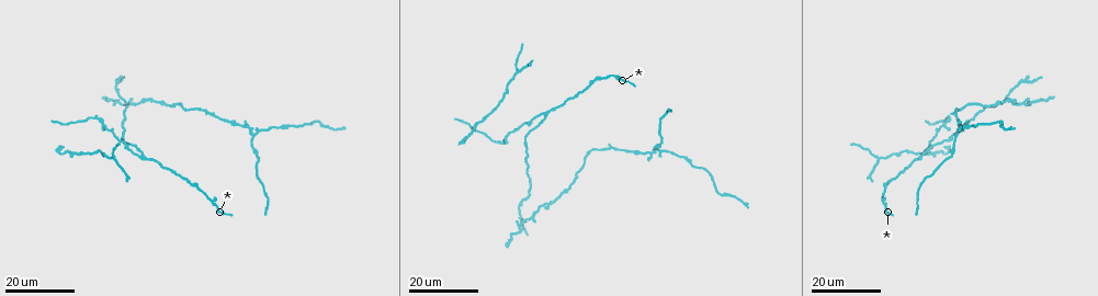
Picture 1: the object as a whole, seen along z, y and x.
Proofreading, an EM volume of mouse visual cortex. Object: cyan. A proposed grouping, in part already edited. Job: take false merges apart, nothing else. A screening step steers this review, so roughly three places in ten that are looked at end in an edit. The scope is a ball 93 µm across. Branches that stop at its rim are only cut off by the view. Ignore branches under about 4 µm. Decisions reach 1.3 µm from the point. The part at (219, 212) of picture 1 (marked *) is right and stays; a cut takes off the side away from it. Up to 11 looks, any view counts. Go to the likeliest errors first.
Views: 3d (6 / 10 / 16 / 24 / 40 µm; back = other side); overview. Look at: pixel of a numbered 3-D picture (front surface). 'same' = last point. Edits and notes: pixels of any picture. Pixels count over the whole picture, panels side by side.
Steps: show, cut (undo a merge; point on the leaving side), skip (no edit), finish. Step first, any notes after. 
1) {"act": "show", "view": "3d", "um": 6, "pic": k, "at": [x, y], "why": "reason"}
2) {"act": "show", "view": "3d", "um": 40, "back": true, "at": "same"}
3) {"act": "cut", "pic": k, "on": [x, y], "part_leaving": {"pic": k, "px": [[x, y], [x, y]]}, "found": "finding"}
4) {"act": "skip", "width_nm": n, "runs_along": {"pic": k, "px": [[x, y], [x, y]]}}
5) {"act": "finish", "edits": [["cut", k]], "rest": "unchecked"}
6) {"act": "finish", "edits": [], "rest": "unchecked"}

{"act": "show", "view": "3d", "um": 16, "pic": 1, "at": [923, 154], "why": "three-way junction"}

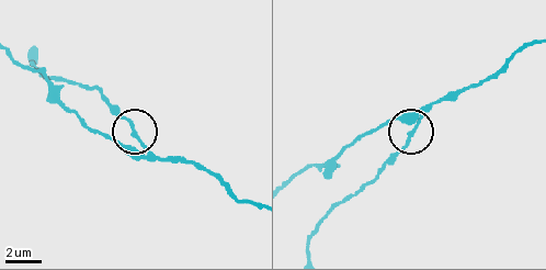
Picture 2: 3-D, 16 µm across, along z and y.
{"act": "show", "view": "3d", "um": 10, "pic": 2, "at": [414, 126]}

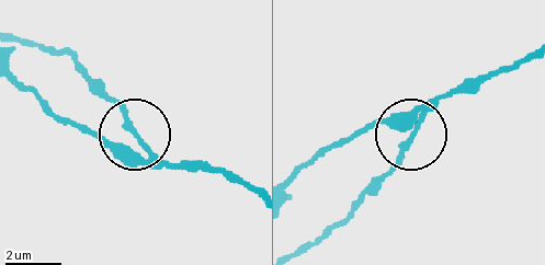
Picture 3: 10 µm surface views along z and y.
{"act": "show", "view": "3d", "um": 10, "back": true, "pic": 3, "at": [412, 134]}

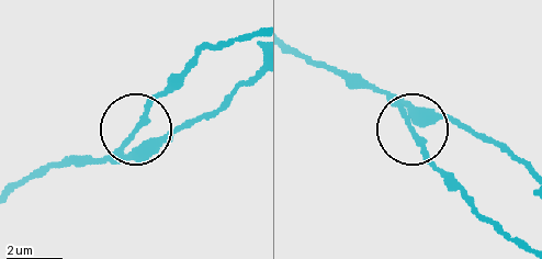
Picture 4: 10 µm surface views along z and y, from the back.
{"act": "skip", "side_arm_um": 83, "arms": 3, "found": "all the same neuron"}

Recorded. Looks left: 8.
{"act": "show", "view": "3d", "um": 16, "pic": 1, "at": [956, 134], "why": "small branch off a trunk"}

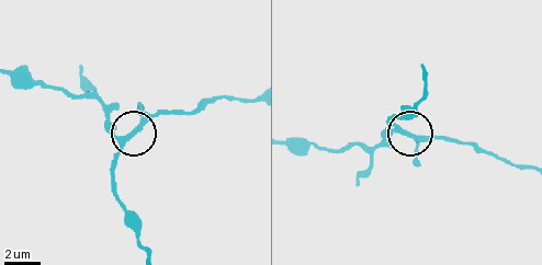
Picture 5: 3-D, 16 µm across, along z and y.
{"act": "show", "view": "3d", "um": 6, "pic": 5, "at": [127, 141]}

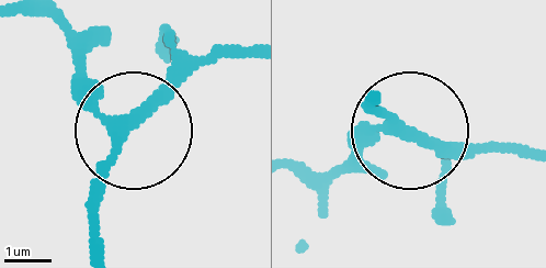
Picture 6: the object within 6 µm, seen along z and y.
{"act": "show", "view": "3d", "um": 6, "back": true, "pic": 6, "at": [128, 125]}

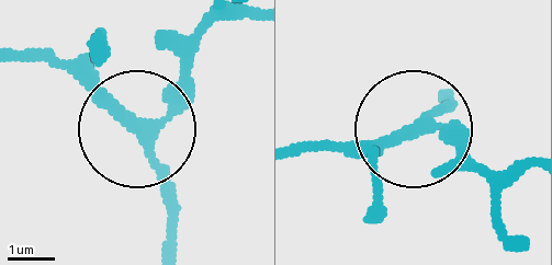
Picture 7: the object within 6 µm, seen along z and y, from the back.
{"act": "skip", "runs_along": {"pic": 7, "px": [[248, 16], [213, 27], [146, 134], [173, 225]]}, "found": "one neuron here"}

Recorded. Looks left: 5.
{"act": "show", "view": "3d", "um": 24, "pic": 1, "at": [208, 114], "why": "thin neck"}

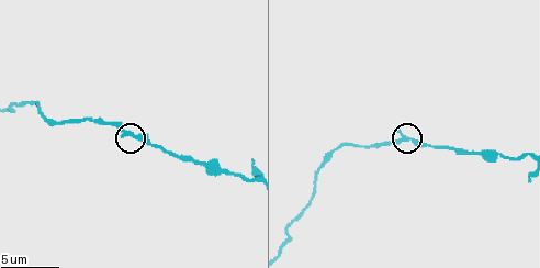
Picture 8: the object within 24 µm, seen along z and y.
{"act": "show", "view": "3d", "um": 6, "pic": 8, "at": [131, 134], "why": "closer look"}

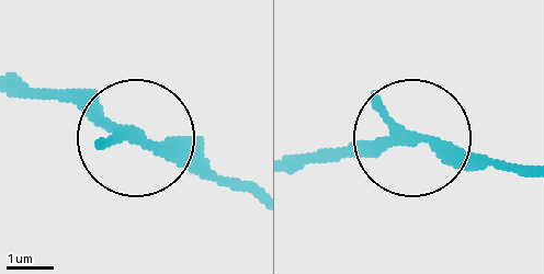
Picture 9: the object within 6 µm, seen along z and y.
{"act": "show", "view": "3d", "um": 6, "back": true, "pic": 9, "at": [130, 134]}

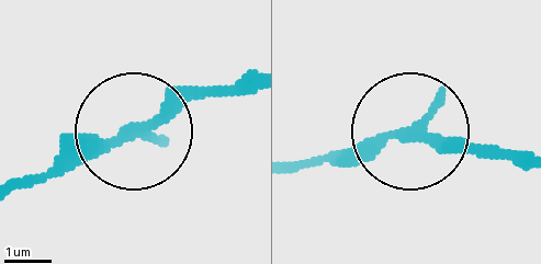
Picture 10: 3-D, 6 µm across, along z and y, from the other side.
{"act": "skip", "width_nm": 190, "runs_along": {"pic": 10, "px": [[246, 76], [188, 88], [37, 174]]}, "found": "all the same neuron"}

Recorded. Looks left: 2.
{"act": "show", "view": "3d", "um": 24, "pic": 1, "at": [530, 217], "why": "side arm on a straight run"}

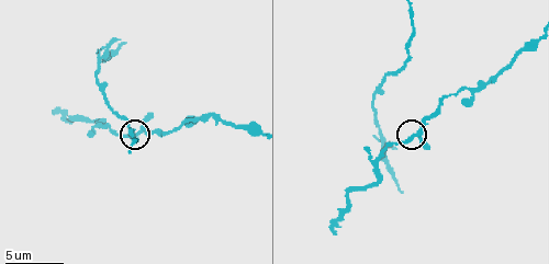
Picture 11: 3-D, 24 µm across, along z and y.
{"act": "show", "view": "3d", "um": 6, "pic": 11, "at": [136, 134], "why": "zoom in"}

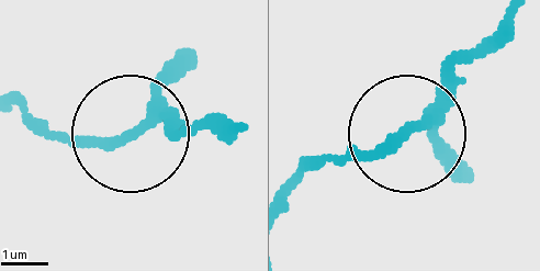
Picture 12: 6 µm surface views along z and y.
{"act": "skip", "arms": 3, "found": "one neuron here"}

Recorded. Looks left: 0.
{"act": "finish", "edits": [], "rest": "unchecked"}

